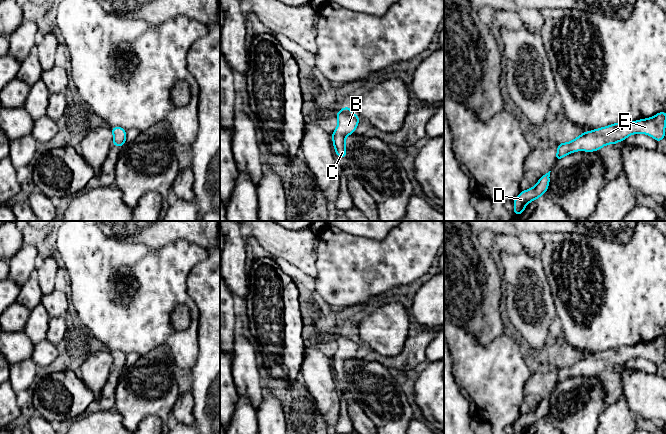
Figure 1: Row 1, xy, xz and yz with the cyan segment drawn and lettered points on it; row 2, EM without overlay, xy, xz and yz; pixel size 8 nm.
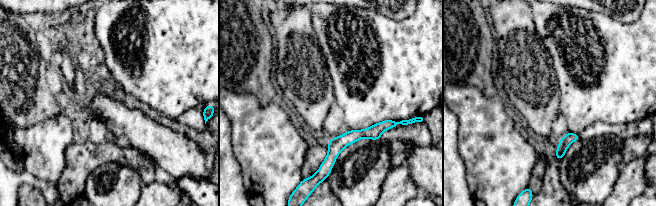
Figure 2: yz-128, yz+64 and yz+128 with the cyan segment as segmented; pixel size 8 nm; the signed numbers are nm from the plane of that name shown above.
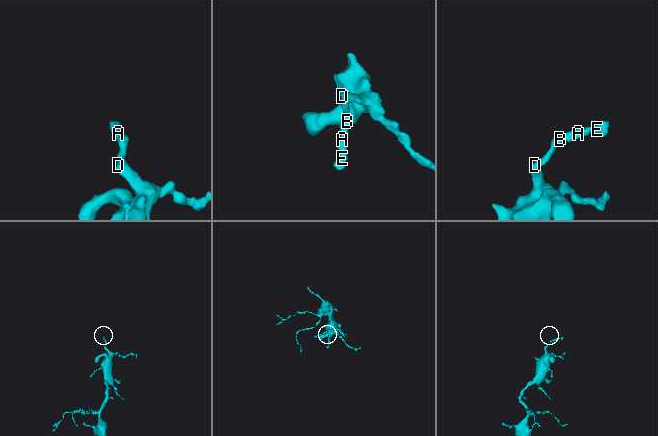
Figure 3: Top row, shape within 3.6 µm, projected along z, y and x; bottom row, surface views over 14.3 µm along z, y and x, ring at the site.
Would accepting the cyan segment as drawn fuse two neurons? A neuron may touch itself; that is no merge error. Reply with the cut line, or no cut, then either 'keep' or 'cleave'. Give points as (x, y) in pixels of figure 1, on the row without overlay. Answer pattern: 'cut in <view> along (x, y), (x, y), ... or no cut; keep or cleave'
no cut; keep

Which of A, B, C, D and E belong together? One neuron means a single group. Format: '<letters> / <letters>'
A B C D E

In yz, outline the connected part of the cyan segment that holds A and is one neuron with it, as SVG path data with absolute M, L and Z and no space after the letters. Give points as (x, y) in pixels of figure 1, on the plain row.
M659 336L653 341L634 346L615 347L606 351L584 356L571 366L558 369L555 383L576 375L597 375L607 368L616 368L635 357L651 360L657 366L665 362L666 336Z

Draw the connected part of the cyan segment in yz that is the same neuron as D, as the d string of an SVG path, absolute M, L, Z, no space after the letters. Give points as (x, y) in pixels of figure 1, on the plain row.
M550 396L543 399L538 407L531 413L527 413L522 415L515 423L514 423L514 434L524 434L526 429L531 425L541 421L544 417L546 417L547 412L549 410L549 401Z

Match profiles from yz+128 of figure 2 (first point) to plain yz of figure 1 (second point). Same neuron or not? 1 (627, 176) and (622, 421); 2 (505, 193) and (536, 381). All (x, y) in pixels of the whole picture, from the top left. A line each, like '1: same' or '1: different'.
1: same
2: different

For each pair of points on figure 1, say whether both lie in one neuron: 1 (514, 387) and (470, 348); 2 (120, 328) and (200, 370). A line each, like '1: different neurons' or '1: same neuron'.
1: same neuron
2: different neurons

